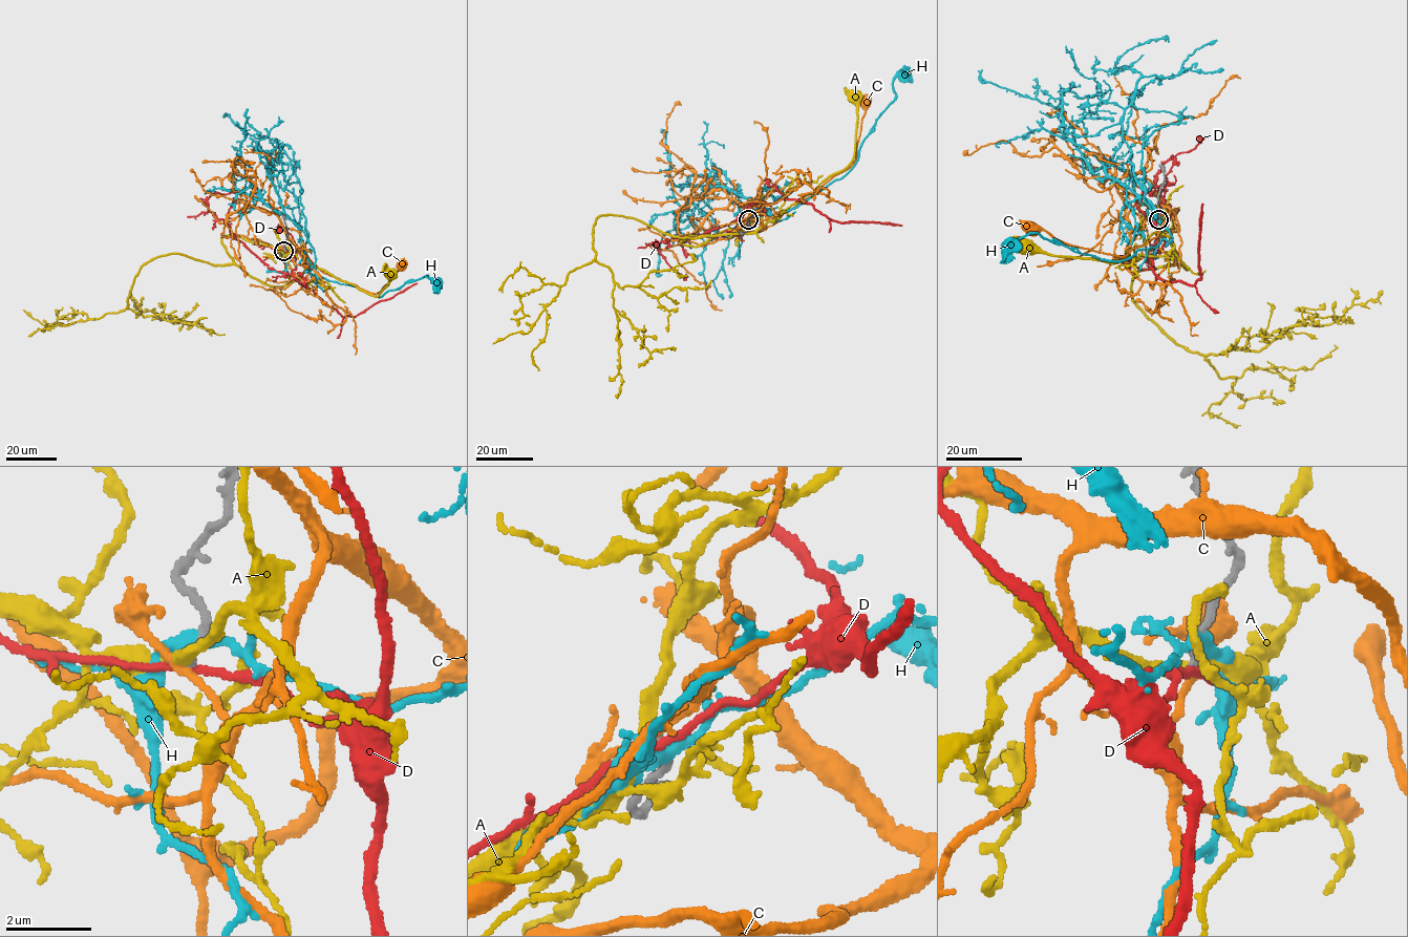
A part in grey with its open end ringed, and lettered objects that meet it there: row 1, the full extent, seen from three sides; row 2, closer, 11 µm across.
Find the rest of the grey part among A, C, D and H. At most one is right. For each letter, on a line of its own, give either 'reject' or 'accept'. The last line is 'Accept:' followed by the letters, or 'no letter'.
A: reject
C: reject
D: reject
H: reject
Accept: no letter

